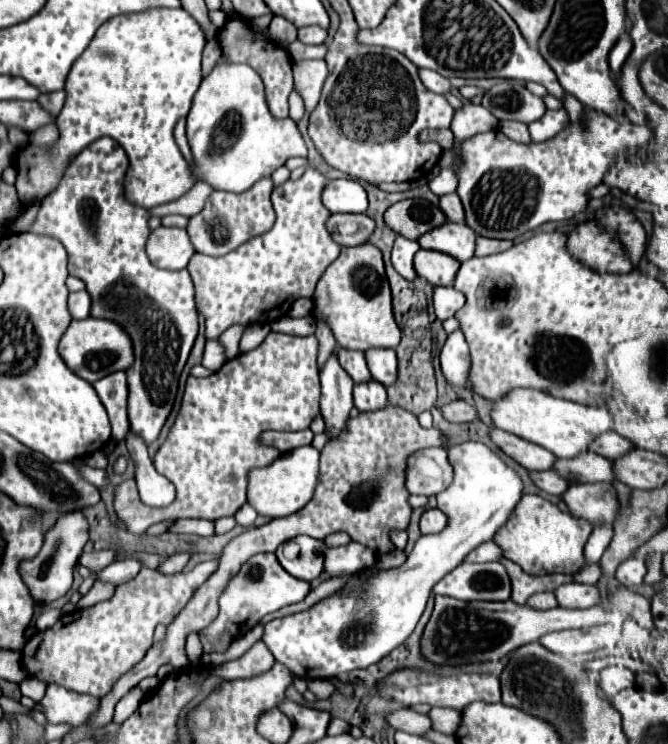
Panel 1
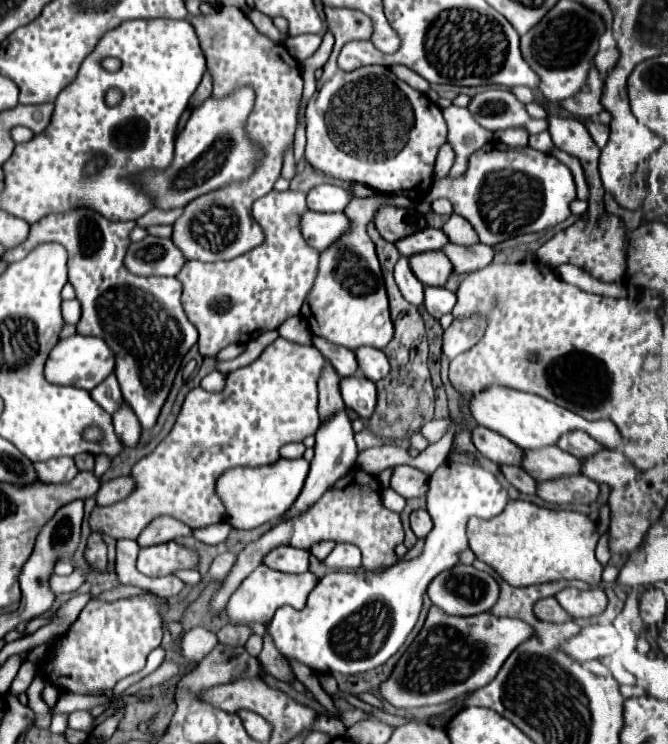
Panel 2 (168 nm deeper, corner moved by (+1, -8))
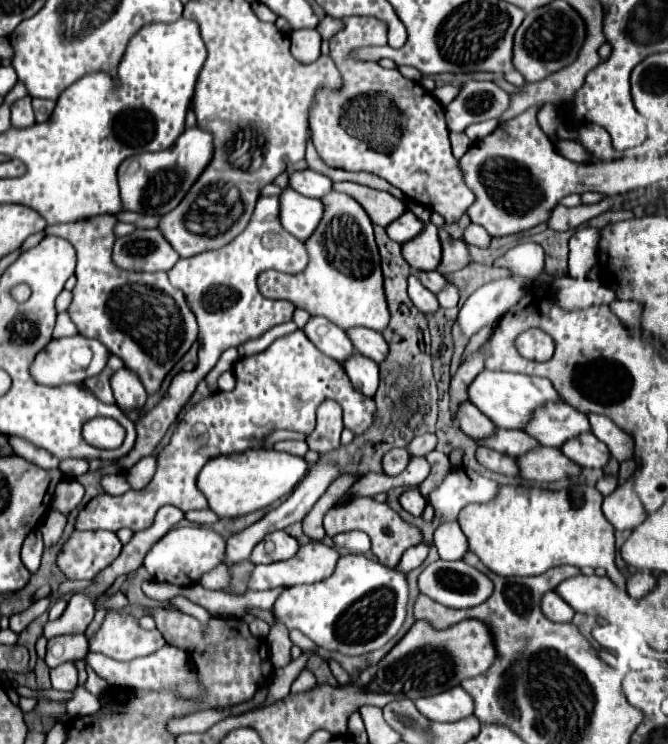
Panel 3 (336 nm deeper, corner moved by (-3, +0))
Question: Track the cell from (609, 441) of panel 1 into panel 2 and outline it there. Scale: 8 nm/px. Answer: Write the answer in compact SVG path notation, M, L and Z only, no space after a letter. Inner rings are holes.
M568 431L560 443L556 443L562 451L568 451L570 455L576 455L578 459L592 457L596 451L602 449L600 443L596 443L590 435L584 435L584 431Z

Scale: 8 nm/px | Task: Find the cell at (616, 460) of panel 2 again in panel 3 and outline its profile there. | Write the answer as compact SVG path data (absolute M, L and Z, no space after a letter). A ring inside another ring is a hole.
M592 433L580 435L580 439L572 439L572 443L566 443L564 447L560 447L560 451L580 467L590 469L604 469L612 459L608 447Z

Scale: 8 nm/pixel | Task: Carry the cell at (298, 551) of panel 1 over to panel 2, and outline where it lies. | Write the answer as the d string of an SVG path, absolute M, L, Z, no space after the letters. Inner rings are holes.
M276 547L262 559L262 563L282 573L304 573L308 571L308 551L296 547Z

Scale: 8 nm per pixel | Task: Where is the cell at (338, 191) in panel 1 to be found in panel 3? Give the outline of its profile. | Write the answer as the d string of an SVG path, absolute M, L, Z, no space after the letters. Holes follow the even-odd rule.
M312 169L290 173L290 185L298 193L302 193L306 197L316 197L316 199L322 199L324 195L328 195L332 191L332 179L328 179L322 173L316 173Z

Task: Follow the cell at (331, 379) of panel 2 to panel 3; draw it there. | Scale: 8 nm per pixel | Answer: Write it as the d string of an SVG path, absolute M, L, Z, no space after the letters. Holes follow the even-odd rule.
M328 399L318 407L318 425L312 435L308 435L306 443L320 455L330 453L340 445L342 429L342 407L336 401Z

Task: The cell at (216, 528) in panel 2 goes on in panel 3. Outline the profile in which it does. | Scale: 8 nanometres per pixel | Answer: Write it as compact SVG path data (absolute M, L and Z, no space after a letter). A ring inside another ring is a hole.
M208 509L208 511L188 511L186 513L186 519L192 521L192 523L196 523L196 525L212 525L220 517L212 509Z

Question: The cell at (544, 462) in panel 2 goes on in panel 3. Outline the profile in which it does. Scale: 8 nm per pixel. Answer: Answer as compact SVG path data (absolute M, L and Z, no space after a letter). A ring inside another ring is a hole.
M500 429L500 435L496 435L496 439L492 439L492 443L480 443L480 445L486 445L500 453L506 453L514 459L540 447L540 443L526 431L504 431L504 429Z

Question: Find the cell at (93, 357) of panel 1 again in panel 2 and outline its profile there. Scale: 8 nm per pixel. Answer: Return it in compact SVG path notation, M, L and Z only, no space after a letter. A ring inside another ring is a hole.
M72 335L68 339L62 339L54 345L54 349L48 355L48 361L44 365L44 377L54 385L74 385L80 389L94 389L98 383L102 383L110 373L114 371L114 355L110 347L98 339L98 337L84 337L84 335Z

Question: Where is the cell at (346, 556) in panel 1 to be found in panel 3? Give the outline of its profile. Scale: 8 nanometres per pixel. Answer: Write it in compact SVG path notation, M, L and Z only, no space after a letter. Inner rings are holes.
M350 531L350 533L340 533L334 537L334 545L338 551L344 553L356 553L356 555L366 555L370 551L370 539L362 531Z

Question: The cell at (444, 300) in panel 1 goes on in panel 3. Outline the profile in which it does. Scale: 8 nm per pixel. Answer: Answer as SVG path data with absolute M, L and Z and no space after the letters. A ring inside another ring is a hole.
M430 271L430 273L420 273L420 281L424 283L424 287L428 287L434 295L438 295L440 291L444 291L448 287L448 279L444 275L440 275L438 271Z

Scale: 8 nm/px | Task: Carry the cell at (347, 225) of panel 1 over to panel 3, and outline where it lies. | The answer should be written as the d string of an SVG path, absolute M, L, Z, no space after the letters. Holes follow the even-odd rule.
M284 189L280 195L280 219L288 233L300 241L310 239L324 215L324 203L320 199L310 199L294 189Z

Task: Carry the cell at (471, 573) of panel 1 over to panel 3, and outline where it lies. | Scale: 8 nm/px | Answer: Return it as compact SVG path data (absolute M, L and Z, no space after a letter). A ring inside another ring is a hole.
M458 559L458 561L436 561L430 563L418 577L418 585L420 591L432 599L436 599L442 605L454 607L454 609L466 609L466 607L476 607L480 603L484 603L488 599L488 595L492 595L494 585L492 581L480 573L476 567L468 565L466 561Z

